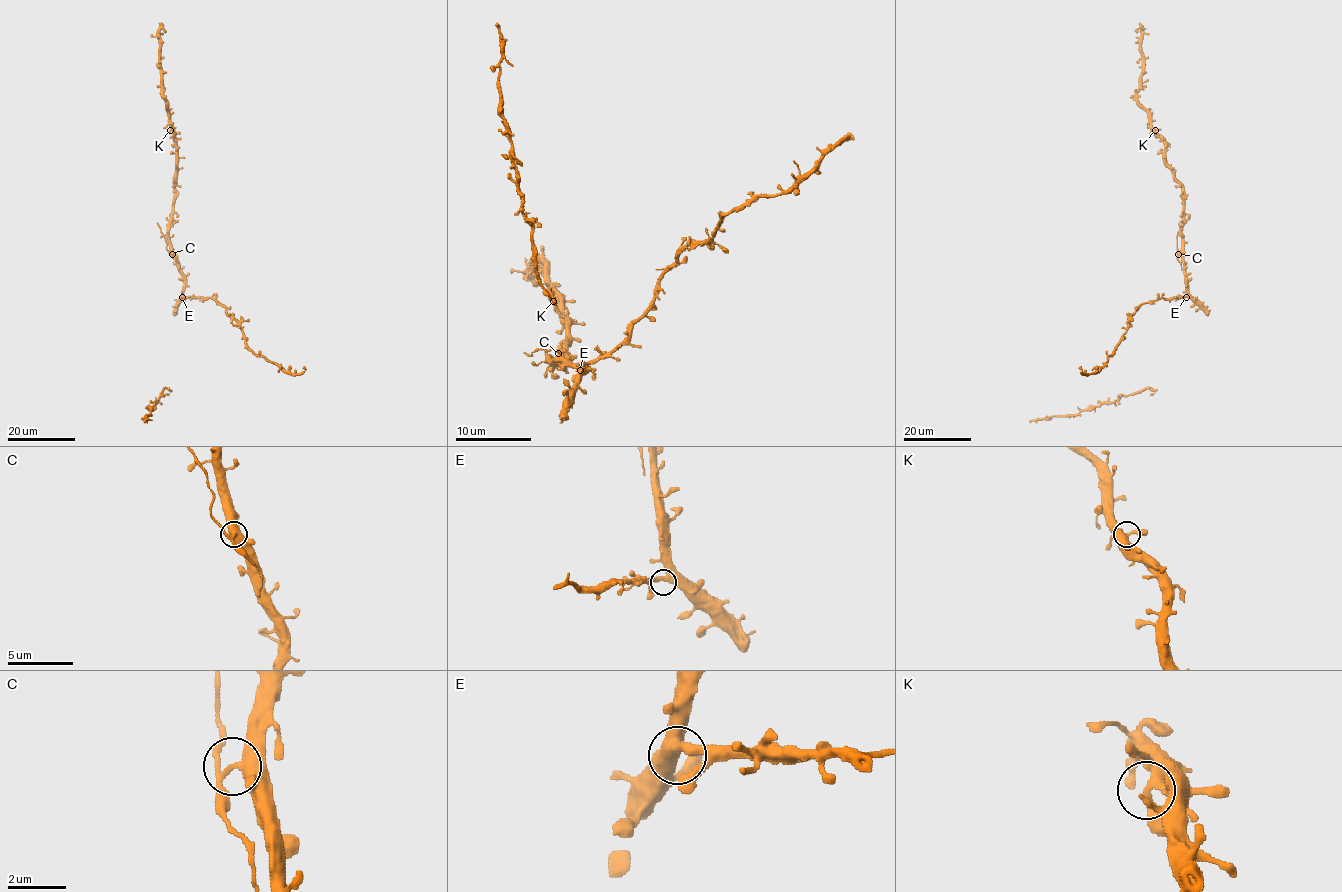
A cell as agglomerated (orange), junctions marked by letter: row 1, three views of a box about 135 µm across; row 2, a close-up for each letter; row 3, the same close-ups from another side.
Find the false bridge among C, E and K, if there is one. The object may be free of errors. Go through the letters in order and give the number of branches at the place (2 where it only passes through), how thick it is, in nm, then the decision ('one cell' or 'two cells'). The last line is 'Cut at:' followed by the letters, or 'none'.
C: branches 3; calibre 320 nm; two cells
E: branches 3; calibre 360 nm; one cell
K: branches 3; calibre 320 nm; one cell
Cut at: C

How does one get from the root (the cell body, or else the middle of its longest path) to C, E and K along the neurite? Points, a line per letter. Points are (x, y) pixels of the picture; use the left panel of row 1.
C: (179, 273), (179, 261), (172, 254)
E: (179, 273), (184, 280), (182, 297)
K: (179, 273), (179, 261), (168, 235), (176, 168), (176, 141), (170, 130)

